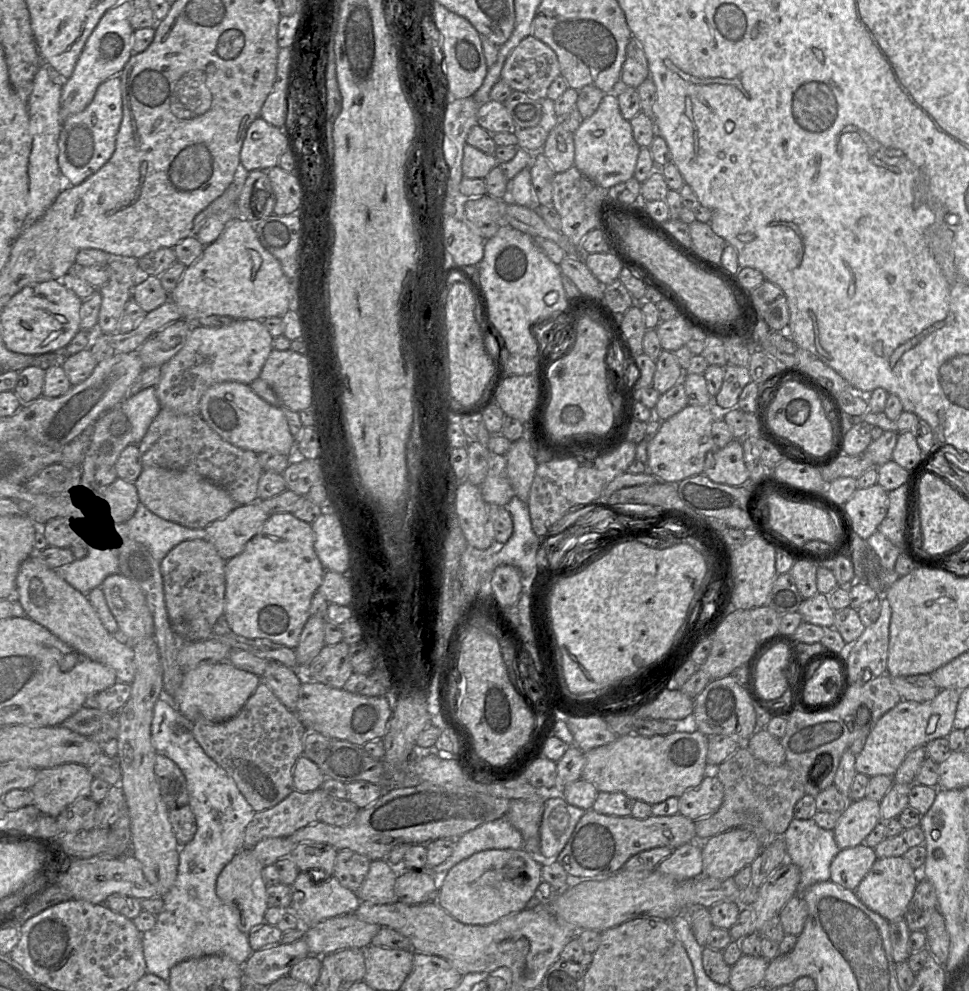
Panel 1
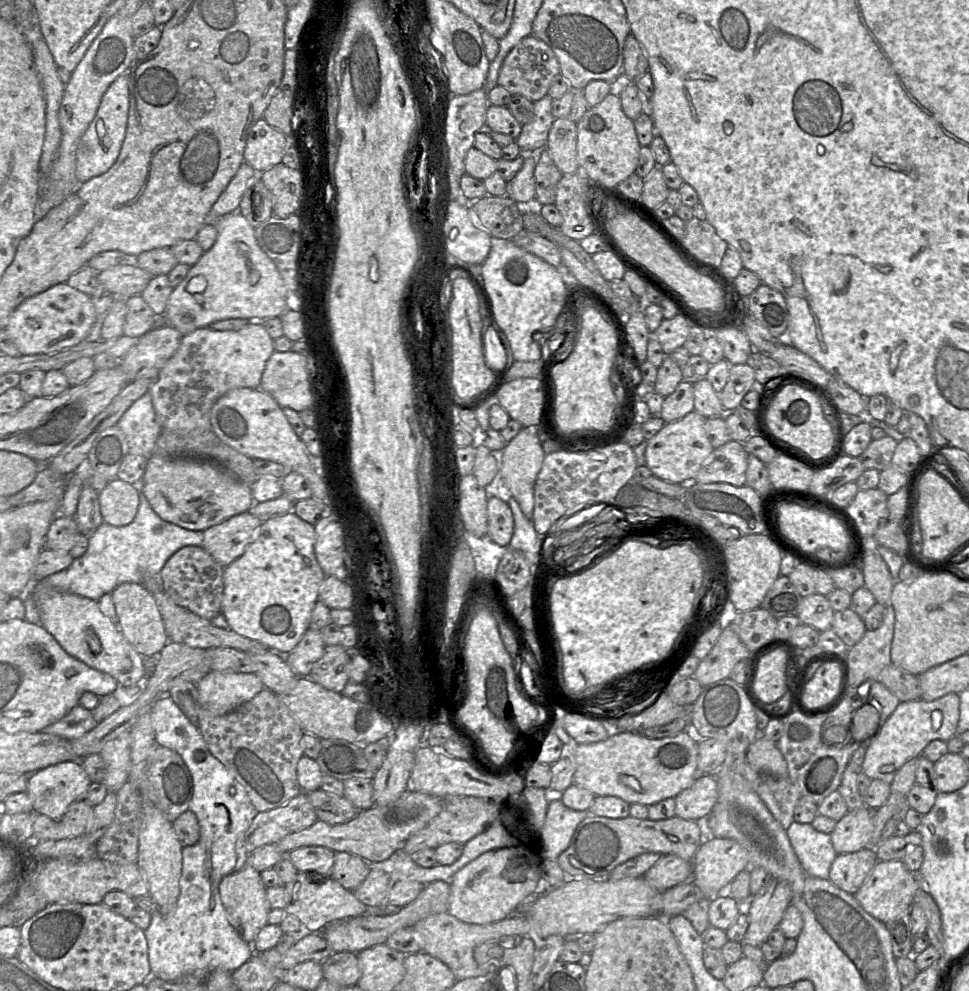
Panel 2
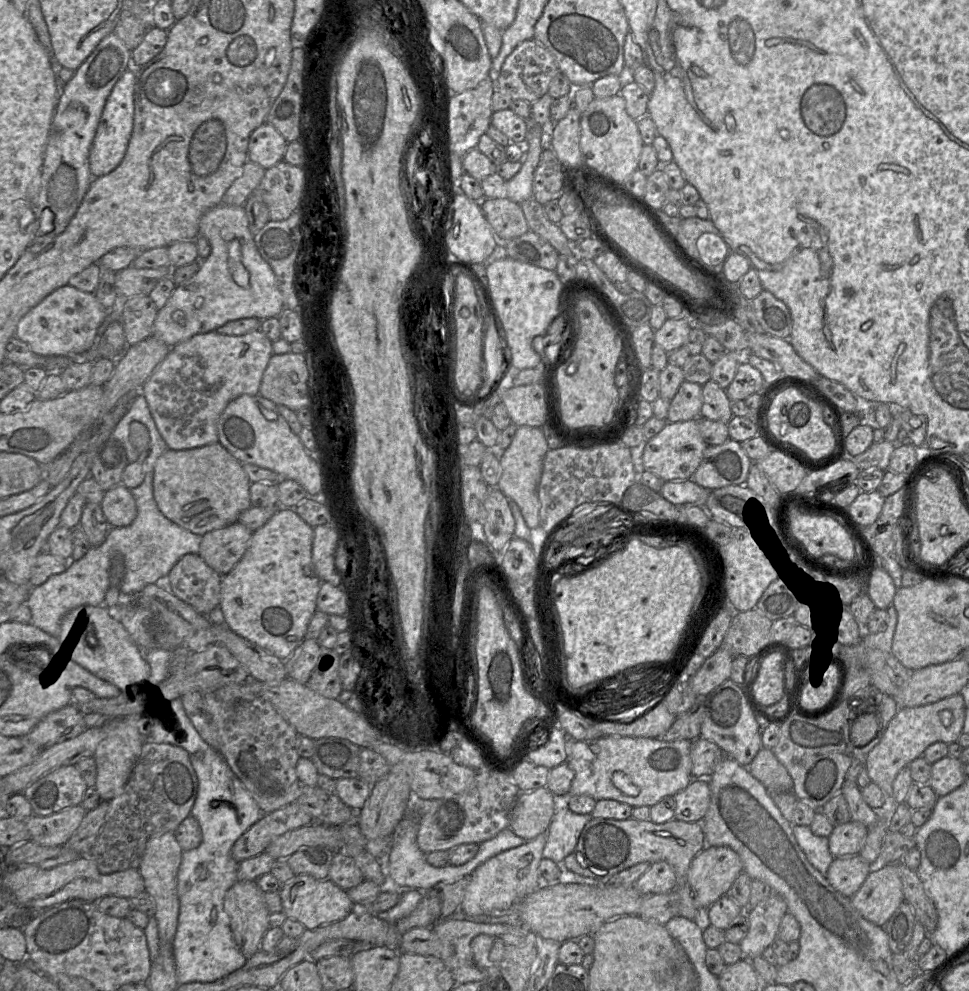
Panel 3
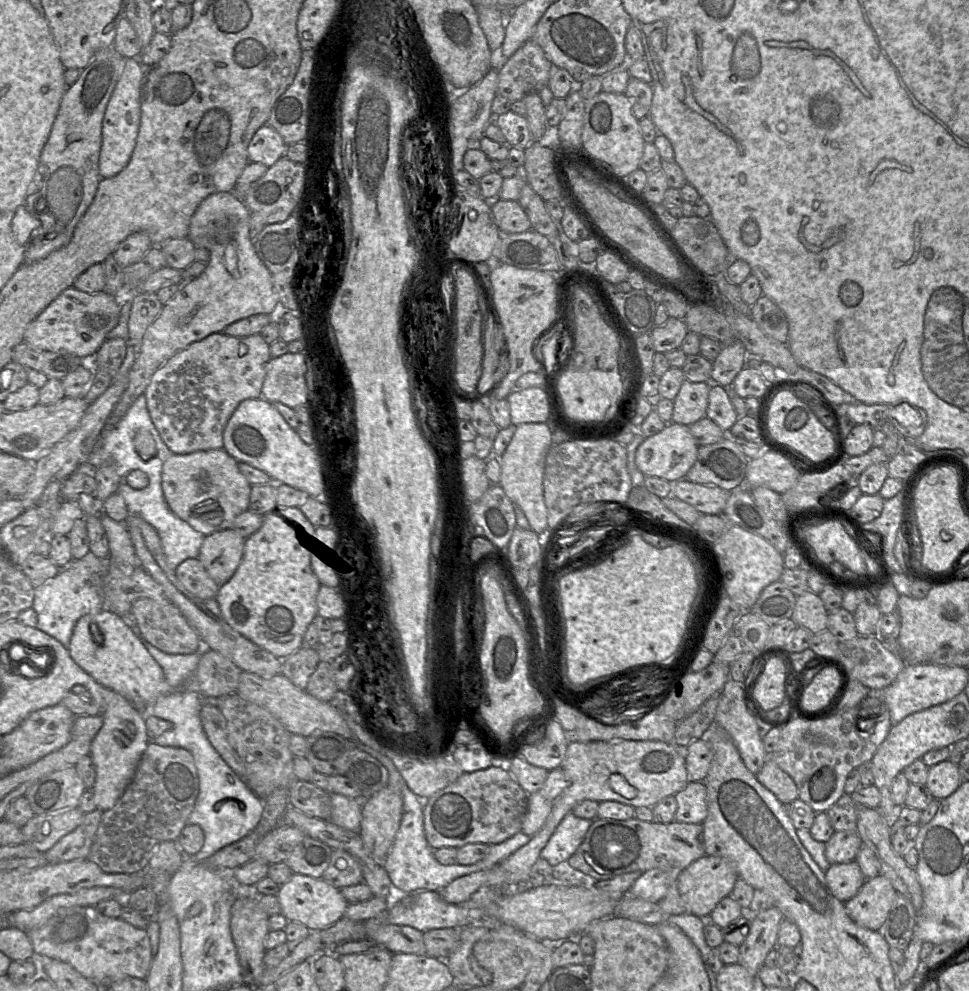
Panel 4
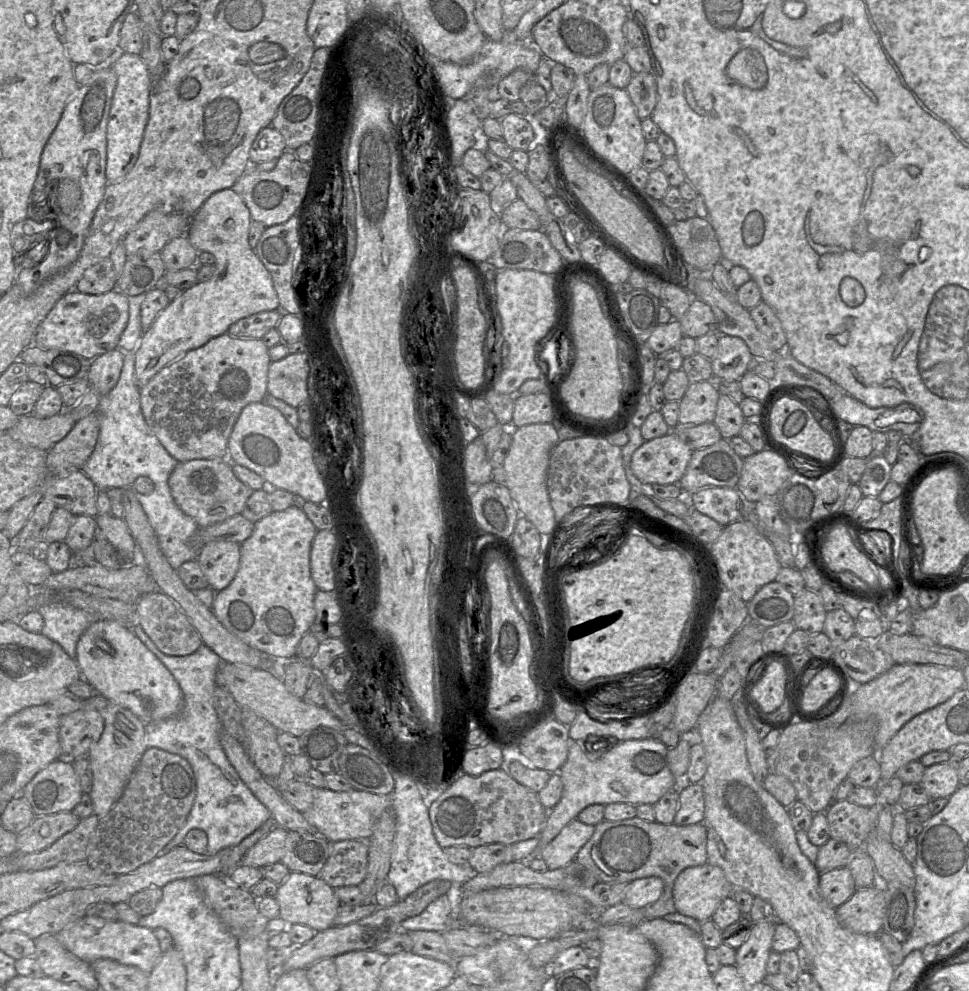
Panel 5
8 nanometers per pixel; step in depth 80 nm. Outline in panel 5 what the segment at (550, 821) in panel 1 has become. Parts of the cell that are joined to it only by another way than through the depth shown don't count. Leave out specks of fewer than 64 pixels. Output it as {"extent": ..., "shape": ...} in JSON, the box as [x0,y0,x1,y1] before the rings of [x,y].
{"extent":[541,819,596,870],"shape":[[[577,819],[572,820],[552,839],[541,852],[549,870],[561,868],[575,860],[579,850],[591,838],[596,825],[589,825]]]}

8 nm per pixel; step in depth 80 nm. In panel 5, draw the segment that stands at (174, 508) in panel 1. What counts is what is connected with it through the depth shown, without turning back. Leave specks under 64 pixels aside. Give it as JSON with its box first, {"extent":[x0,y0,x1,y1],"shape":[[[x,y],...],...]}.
{"extent":[168,458,254,527],"shape":[[[225,458],[193,459],[179,462],[168,479],[171,495],[178,507],[192,517],[199,527],[222,522],[240,514],[254,490],[241,482]]]}

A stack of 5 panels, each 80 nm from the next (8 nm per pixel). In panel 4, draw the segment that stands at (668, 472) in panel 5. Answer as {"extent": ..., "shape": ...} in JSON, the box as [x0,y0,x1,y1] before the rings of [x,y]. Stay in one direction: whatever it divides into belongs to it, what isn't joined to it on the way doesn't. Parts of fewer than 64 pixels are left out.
{"extent":[635,423,699,482],"shape":[[[666,423],[666,427],[659,433],[645,438],[637,448],[635,461],[638,469],[645,476],[654,476],[677,482],[686,478],[697,459],[699,445],[690,431],[690,426],[679,423]]]}

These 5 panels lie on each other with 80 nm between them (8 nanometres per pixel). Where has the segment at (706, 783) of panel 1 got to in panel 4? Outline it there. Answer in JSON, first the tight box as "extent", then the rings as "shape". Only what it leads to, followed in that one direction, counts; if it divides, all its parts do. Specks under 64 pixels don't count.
{"extent":[675,781,707,824],"shape":[[[689,781],[685,788],[675,794],[677,809],[675,821],[702,824],[707,816],[707,793],[704,781]]]}

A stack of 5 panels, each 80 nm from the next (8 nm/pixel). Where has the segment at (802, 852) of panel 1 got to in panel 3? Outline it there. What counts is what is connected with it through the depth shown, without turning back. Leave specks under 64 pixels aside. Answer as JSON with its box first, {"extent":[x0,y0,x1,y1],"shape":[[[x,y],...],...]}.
{"extent":[792,825,834,877],"shape":[[[794,825],[792,831],[808,861],[826,877],[827,871],[834,860],[829,850],[828,837],[814,835],[810,826]]]}

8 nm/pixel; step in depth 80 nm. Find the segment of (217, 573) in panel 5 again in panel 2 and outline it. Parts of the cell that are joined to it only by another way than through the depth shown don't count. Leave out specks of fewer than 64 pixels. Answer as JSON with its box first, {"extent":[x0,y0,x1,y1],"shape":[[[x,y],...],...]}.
{"extent":[202,511,261,567],"shape":[[[249,511],[234,515],[205,529],[202,547],[216,562],[226,567],[244,552],[261,524]]]}

